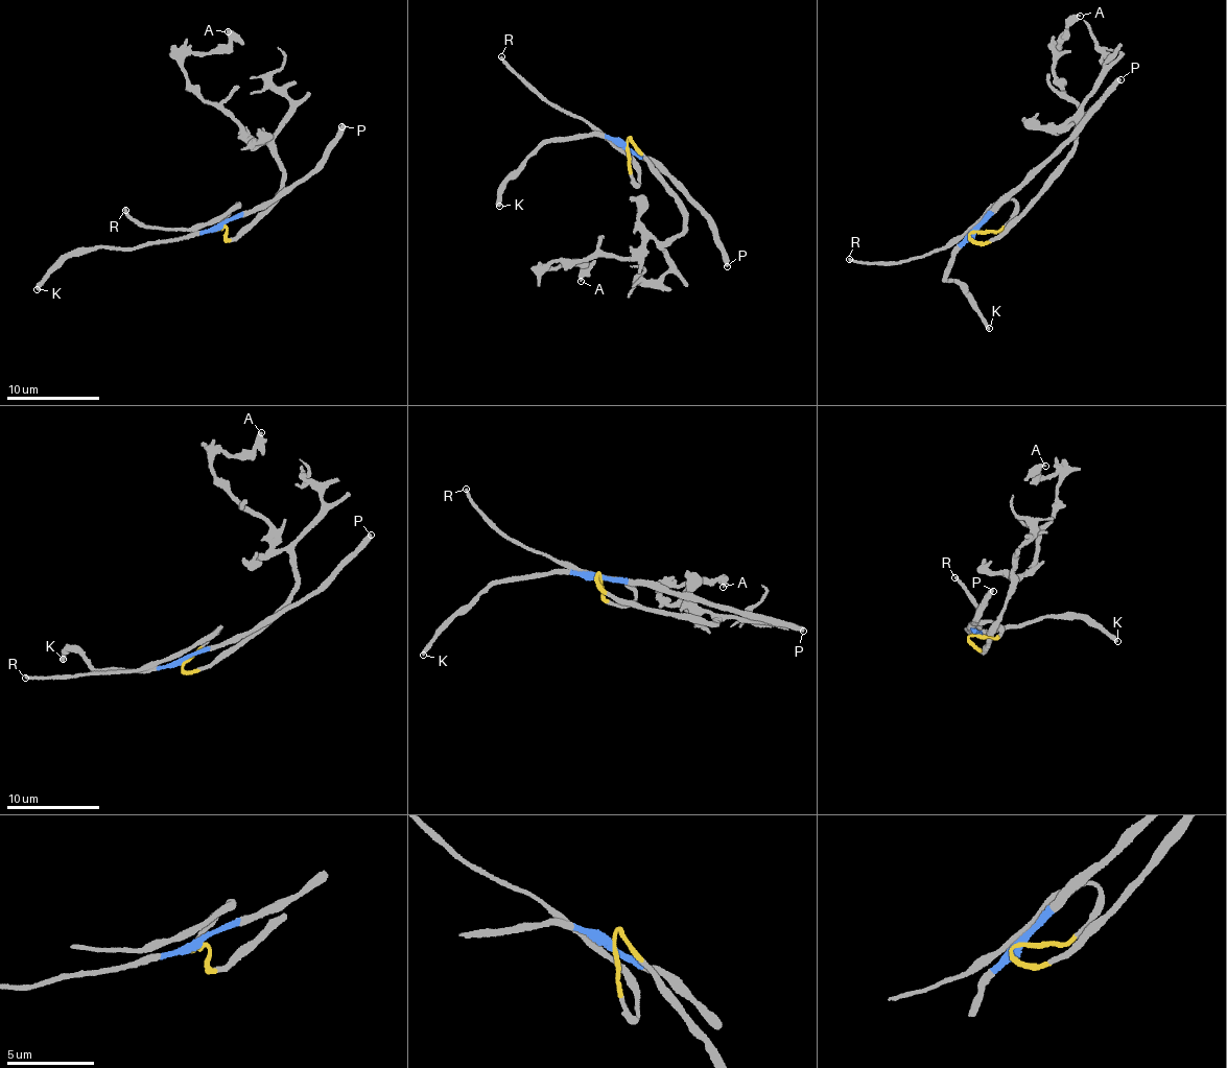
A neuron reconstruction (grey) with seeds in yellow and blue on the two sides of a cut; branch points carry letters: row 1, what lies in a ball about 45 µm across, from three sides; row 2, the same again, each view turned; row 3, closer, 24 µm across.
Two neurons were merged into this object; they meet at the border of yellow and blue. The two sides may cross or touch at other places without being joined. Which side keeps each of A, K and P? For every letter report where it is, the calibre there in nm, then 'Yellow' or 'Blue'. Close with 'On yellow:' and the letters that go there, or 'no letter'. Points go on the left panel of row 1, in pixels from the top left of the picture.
A: Place: (228, 31). Thickness 320 nm. Yellow
K: Place: (37, 289). Thickness 280 nm. Blue
P: Place: (341, 126). Thickness 360 nm. Blue
On yellow: A

